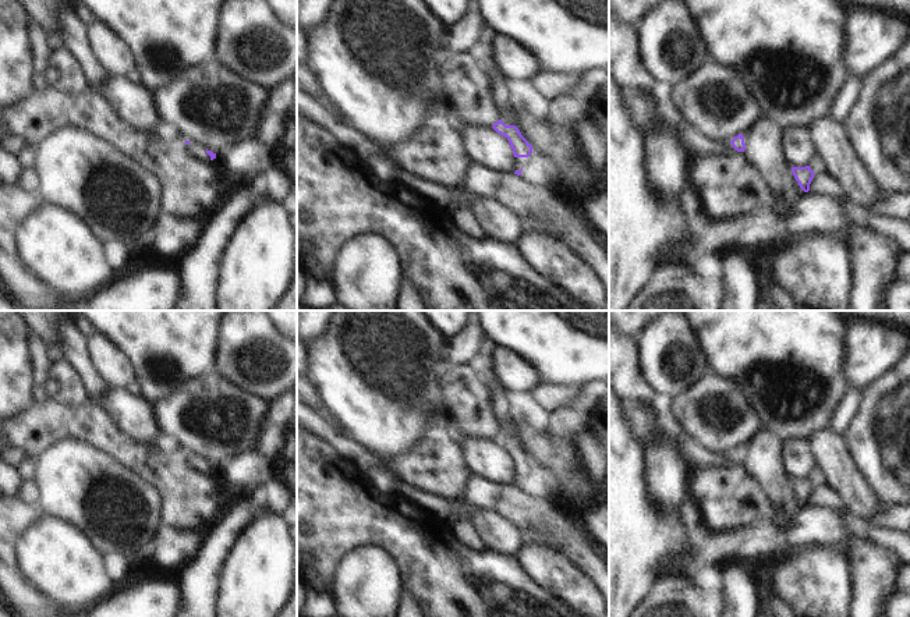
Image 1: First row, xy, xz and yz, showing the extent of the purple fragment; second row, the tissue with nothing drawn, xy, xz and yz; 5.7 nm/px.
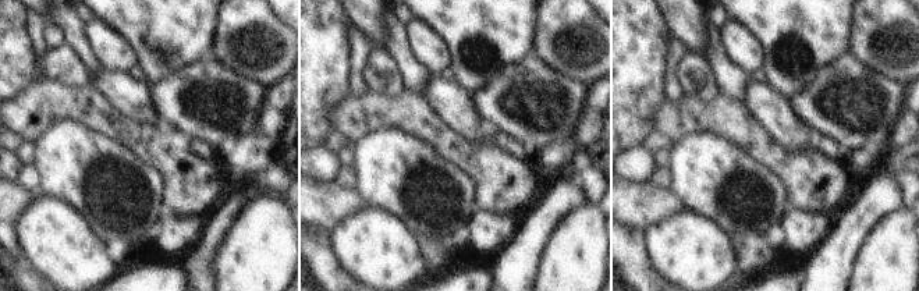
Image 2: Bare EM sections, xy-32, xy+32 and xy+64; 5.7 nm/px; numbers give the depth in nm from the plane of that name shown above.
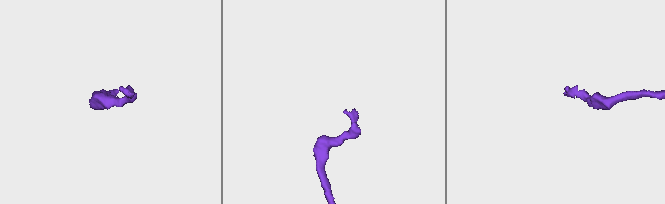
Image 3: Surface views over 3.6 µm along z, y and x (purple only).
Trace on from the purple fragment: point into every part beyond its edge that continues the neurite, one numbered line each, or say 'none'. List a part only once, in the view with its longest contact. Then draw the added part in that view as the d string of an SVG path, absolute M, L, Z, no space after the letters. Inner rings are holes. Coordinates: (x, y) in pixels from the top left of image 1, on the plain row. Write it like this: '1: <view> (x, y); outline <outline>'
1: yz (697, 456); outline M683 433L680 437L679 448L684 457L684 460L690 464L690 467L695 467L700 469L711 469L711 468L725 468L725 467L737 467L743 464L737 464L730 453L723 454L718 451L711 451L698 443L695 443L688 435Z

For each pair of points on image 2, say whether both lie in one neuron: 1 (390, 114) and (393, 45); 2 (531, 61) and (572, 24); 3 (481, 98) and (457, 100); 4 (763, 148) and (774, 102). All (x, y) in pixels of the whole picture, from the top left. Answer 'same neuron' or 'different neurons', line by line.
1: different neurons
2: different neurons
3: different neurons
4: different neurons

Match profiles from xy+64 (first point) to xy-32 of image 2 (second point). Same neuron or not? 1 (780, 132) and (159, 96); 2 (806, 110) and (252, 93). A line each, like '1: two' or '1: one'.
1: two
2: one

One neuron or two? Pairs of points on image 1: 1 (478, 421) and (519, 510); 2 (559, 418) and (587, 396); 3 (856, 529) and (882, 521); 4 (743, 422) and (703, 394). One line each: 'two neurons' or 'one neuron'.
1: two neurons
2: one neuron
3: two neurons
4: one neuron

